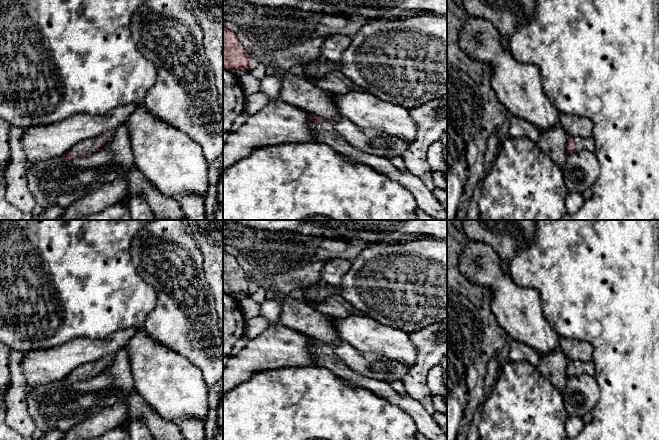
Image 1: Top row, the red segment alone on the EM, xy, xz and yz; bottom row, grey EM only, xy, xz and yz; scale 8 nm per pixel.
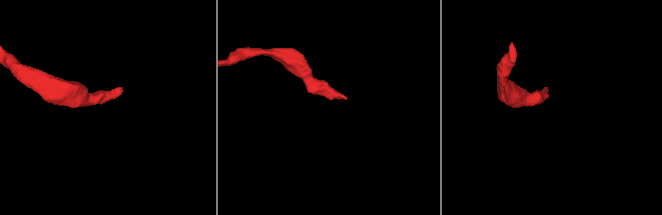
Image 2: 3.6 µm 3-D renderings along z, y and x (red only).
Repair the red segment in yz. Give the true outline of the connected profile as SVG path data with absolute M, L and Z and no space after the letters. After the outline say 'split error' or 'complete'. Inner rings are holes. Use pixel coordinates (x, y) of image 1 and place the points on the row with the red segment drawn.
M569 137L567 143L567 153L571 154L572 152L579 150L595 151L593 137Z; split error

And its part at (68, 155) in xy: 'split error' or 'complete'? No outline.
split error

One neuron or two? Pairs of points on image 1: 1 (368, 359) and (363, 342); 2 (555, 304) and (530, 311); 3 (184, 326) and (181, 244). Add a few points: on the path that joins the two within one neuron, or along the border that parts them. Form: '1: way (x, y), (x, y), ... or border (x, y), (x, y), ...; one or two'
1: border (345, 341), (359, 350), (375, 352), (389, 358); two
2: border (529, 288), (538, 292), (543, 316), (553, 329); two
3: way (184, 306), (181, 288), (181, 264); one

